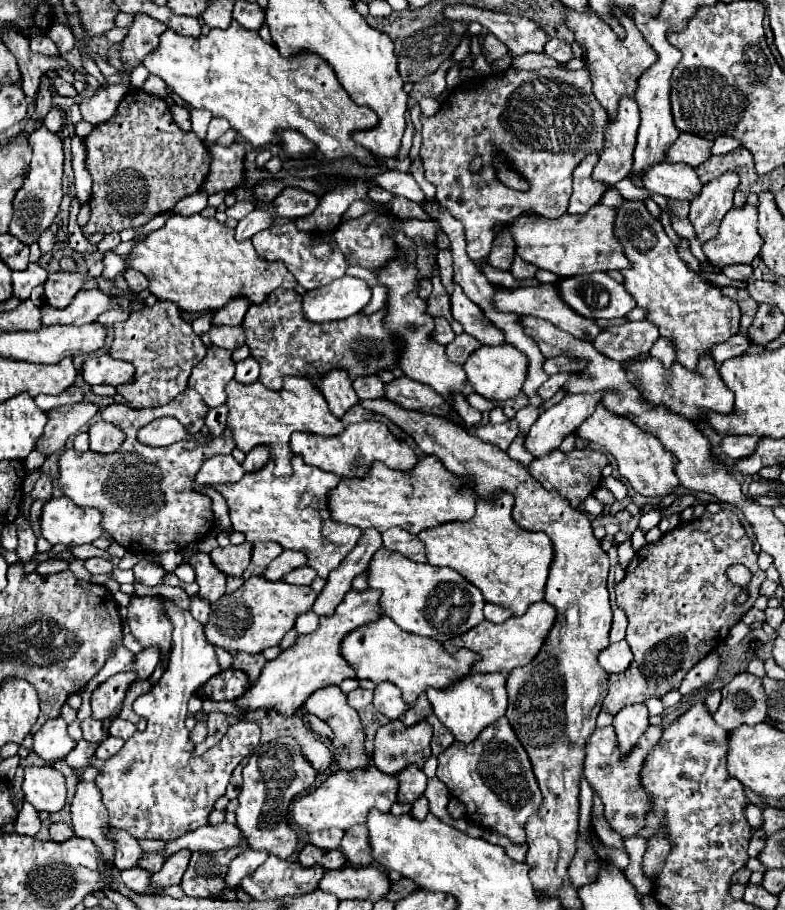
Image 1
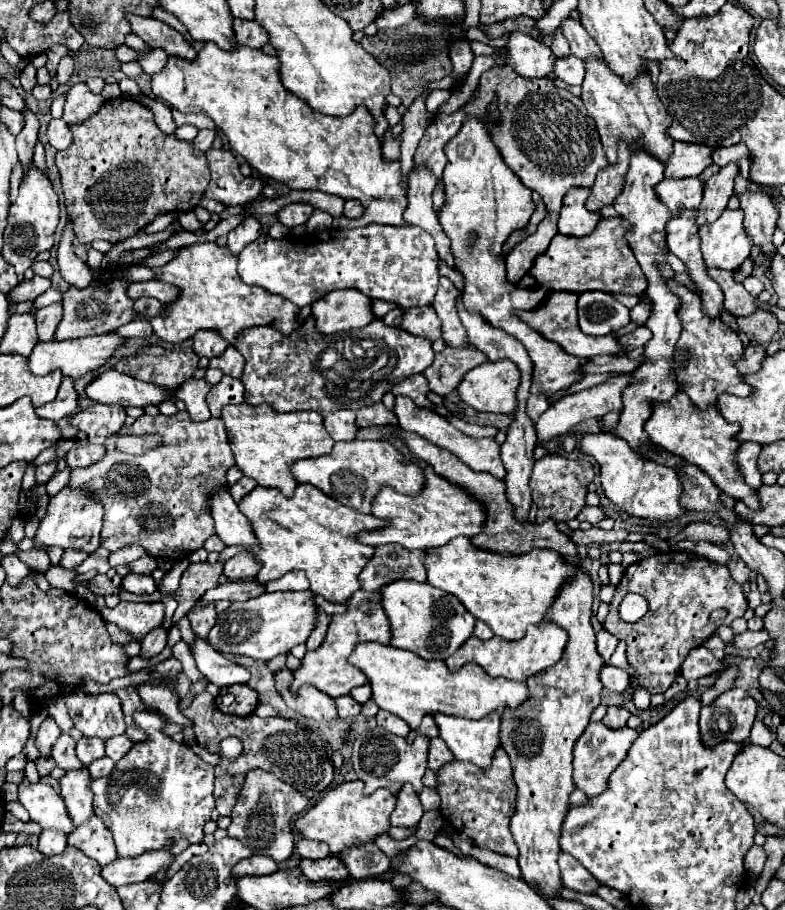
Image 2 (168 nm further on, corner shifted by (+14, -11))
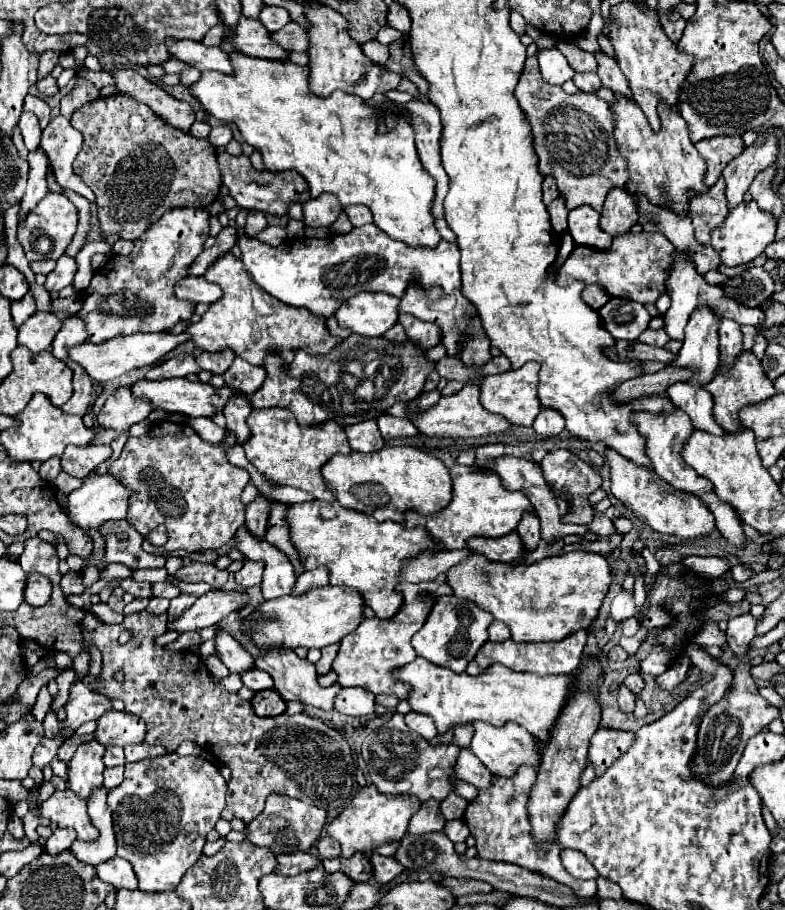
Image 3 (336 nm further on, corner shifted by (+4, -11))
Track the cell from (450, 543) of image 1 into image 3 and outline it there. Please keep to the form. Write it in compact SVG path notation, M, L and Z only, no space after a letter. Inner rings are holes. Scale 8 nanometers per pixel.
M572 550L566 554L542 558L532 564L506 564L506 562L492 562L484 558L484 554L470 552L470 558L466 562L454 566L454 570L448 570L446 576L450 578L450 588L454 596L466 598L476 602L482 610L490 612L494 620L502 620L510 632L512 640L516 642L550 642L550 640L562 640L568 634L588 628L592 620L598 614L598 608L602 604L604 594L608 592L608 586L612 582L610 566L604 556L584 550Z

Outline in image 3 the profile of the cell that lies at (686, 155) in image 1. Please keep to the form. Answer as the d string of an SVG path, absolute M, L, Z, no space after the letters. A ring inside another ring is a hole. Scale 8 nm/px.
M716 136L716 138L708 138L708 140L700 140L696 144L696 150L700 152L700 156L706 160L706 186L714 186L716 180L722 176L722 170L726 168L726 164L736 158L738 154L742 154L744 144L740 136Z

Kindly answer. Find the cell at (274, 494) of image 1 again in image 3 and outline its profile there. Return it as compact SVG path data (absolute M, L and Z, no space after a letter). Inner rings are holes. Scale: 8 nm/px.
M318 500L288 504L286 524L302 568L314 570L318 566L326 566L330 570L330 584L358 590L364 604L370 606L378 618L392 618L402 604L402 594L394 590L402 560L428 548L438 550L438 546L420 526L408 530L400 522L378 522L370 514L358 514L356 510L346 510L340 504L332 504L332 508L336 514L326 518L320 514L322 504Z

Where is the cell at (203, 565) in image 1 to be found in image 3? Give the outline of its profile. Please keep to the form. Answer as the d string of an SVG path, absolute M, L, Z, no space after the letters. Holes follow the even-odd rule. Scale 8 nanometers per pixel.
M216 626L214 642L216 642L216 656L226 664L230 672L244 672L254 668L252 656L244 652L244 648L228 632L224 632L224 628Z

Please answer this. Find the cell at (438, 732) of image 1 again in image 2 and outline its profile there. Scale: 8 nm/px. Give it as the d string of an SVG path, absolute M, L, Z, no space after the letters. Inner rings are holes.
M432 738L430 740L430 754L428 754L428 768L438 772L442 766L454 762L454 754L450 752L450 748L446 746L446 742L442 738Z

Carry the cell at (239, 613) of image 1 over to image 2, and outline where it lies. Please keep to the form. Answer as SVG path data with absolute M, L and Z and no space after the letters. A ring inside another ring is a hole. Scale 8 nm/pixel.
M264 592L246 602L232 602L230 608L218 616L210 634L210 644L222 654L244 654L254 660L272 660L278 654L290 652L296 644L304 644L318 622L318 606L314 592Z

